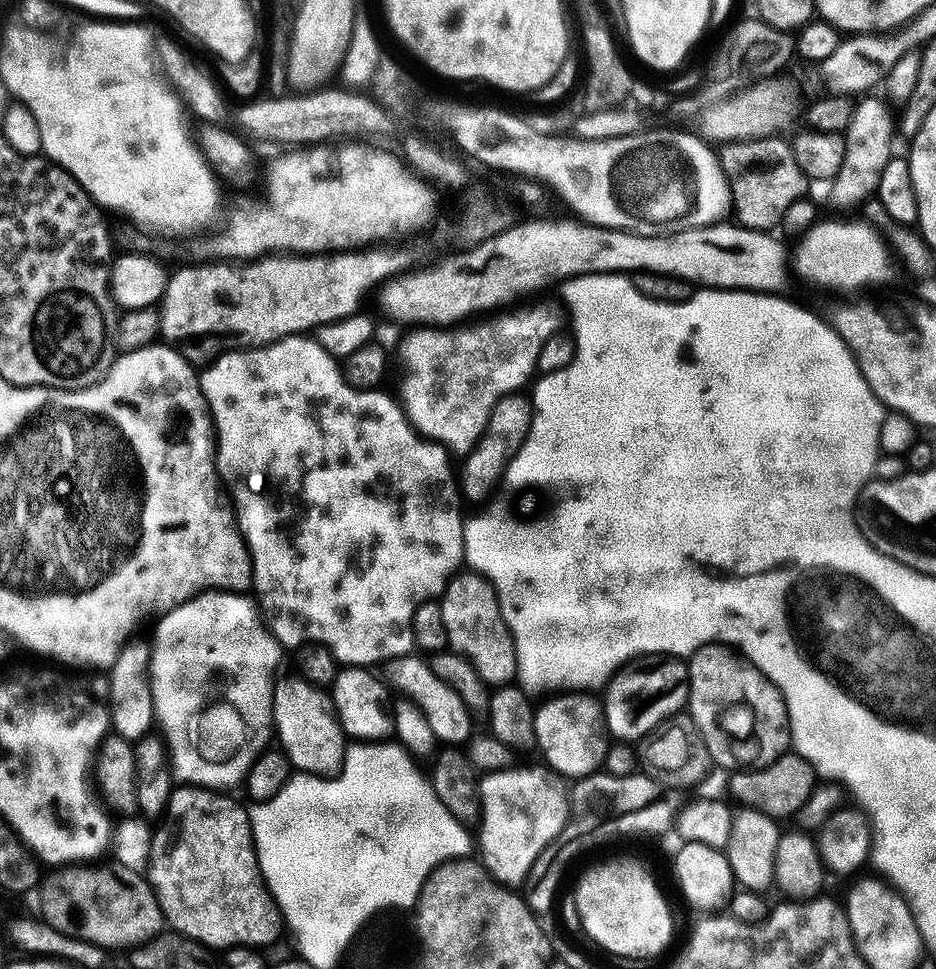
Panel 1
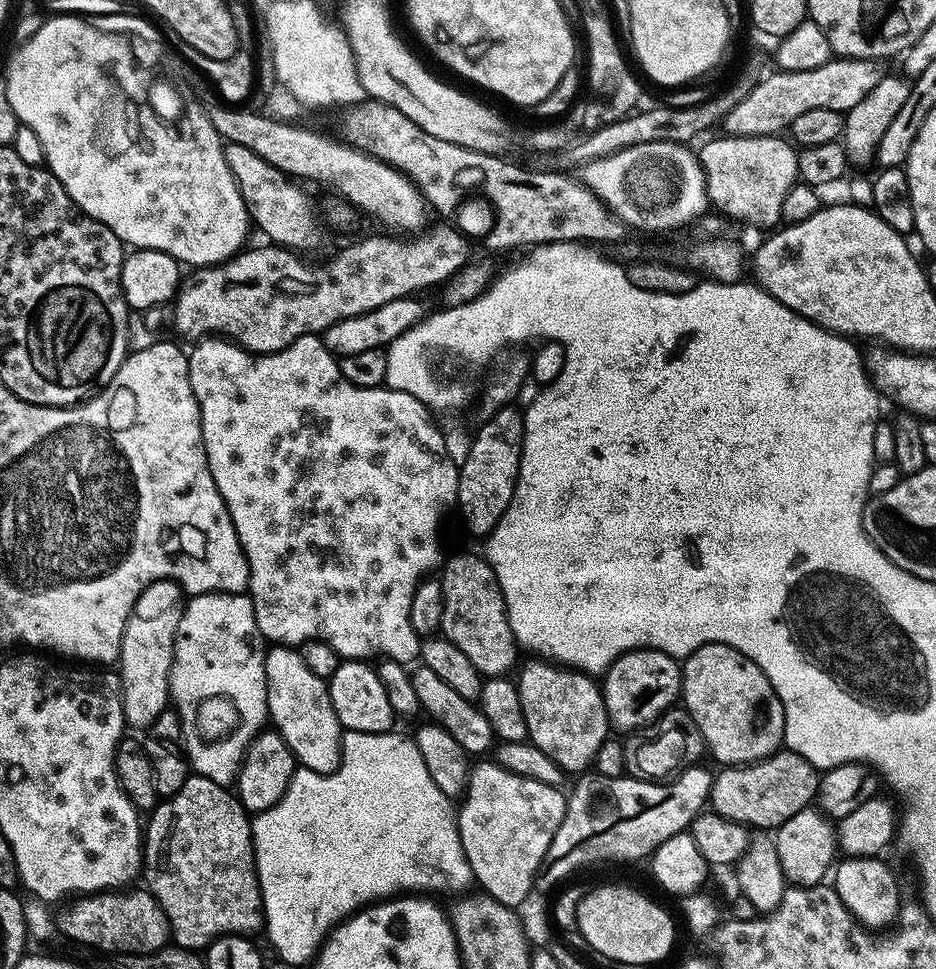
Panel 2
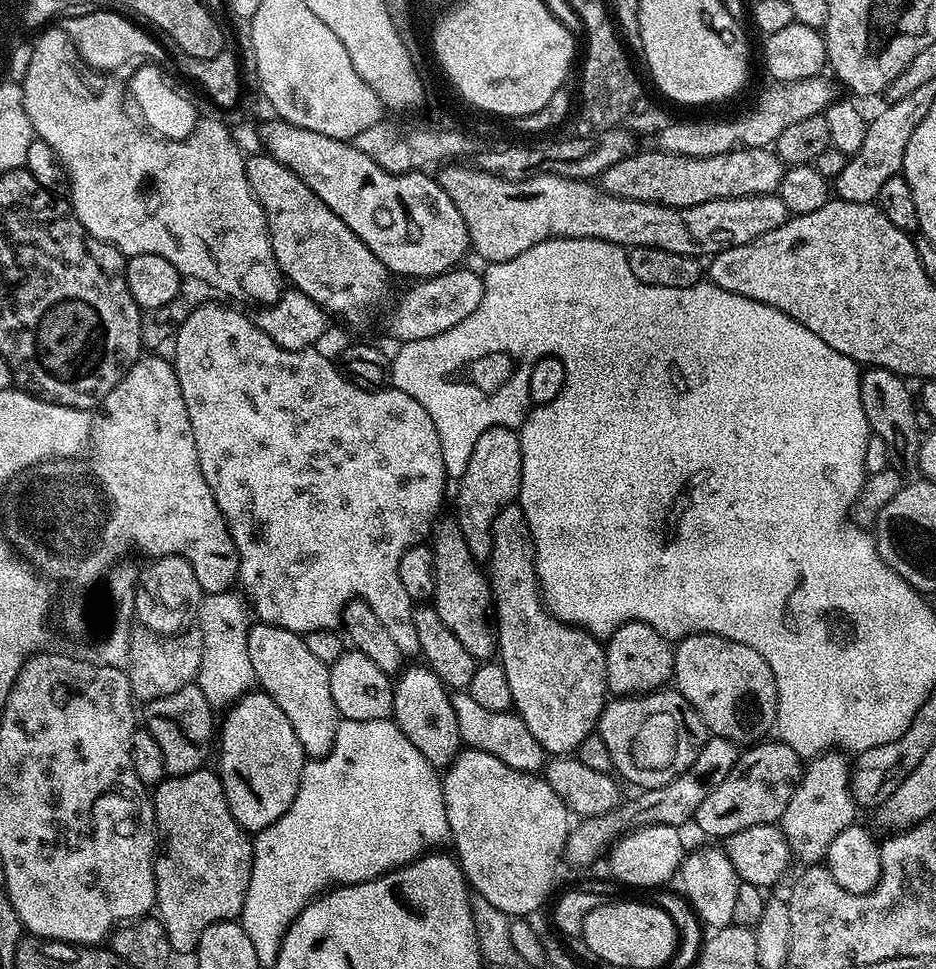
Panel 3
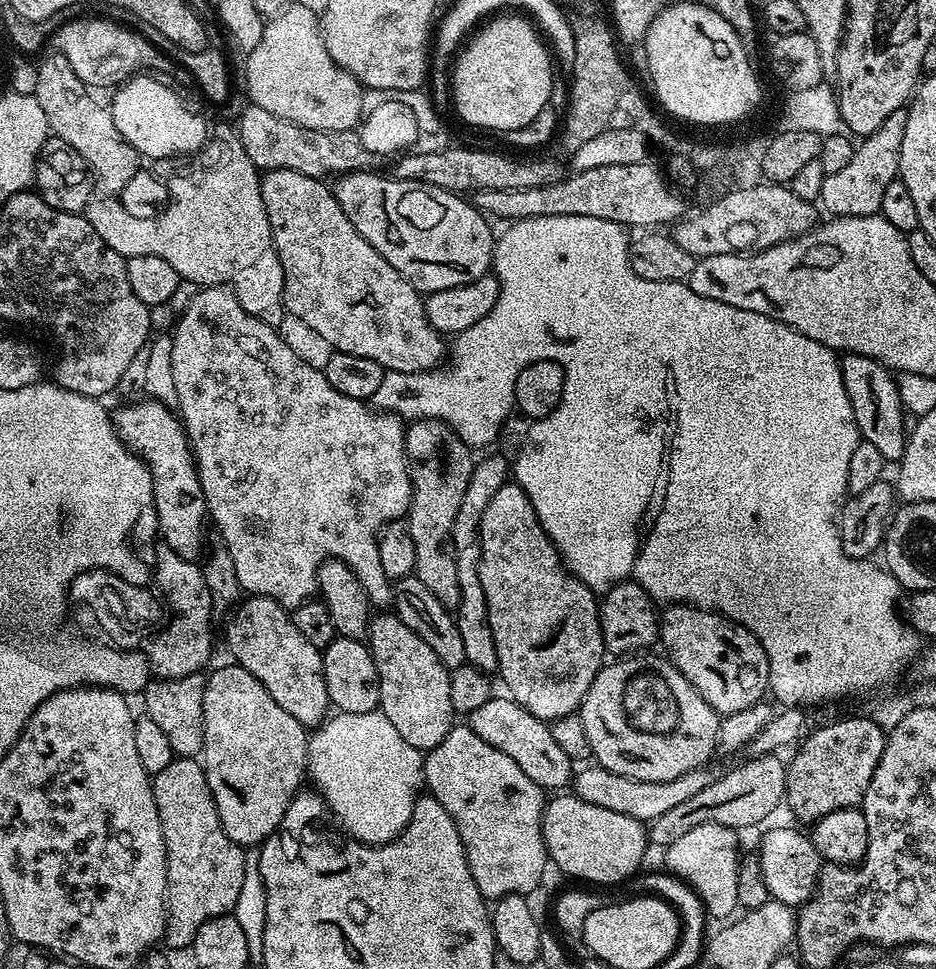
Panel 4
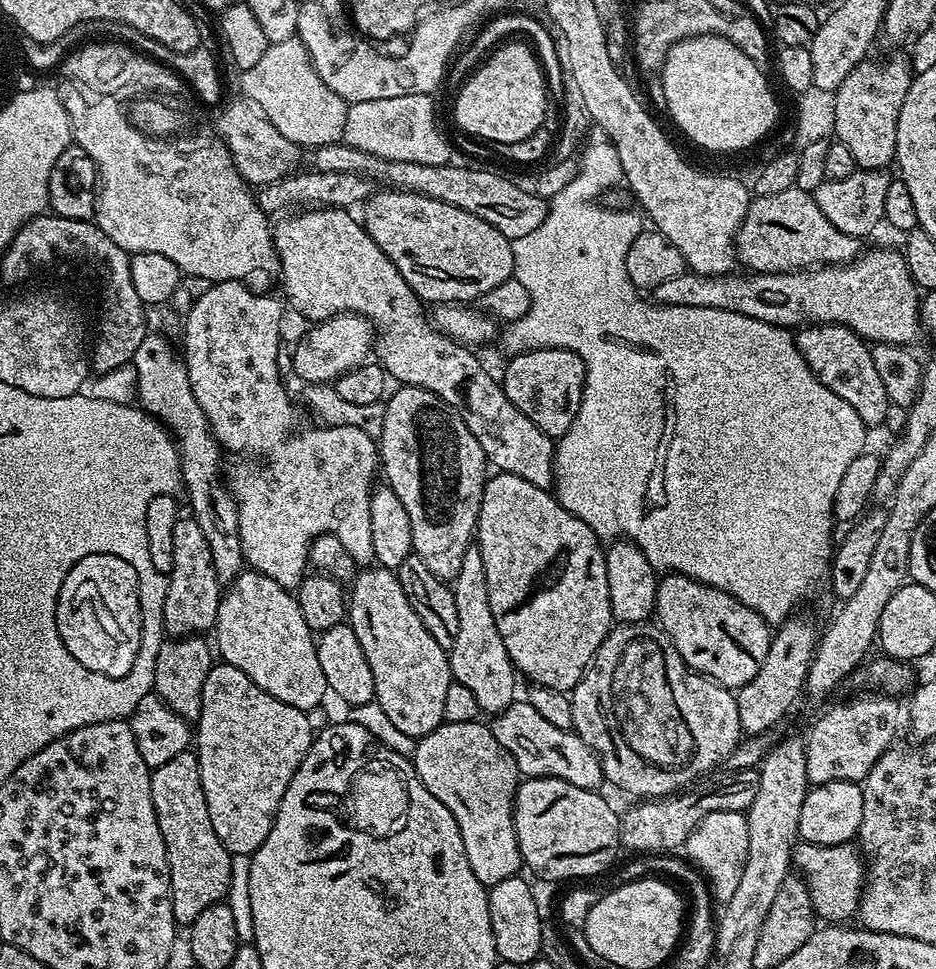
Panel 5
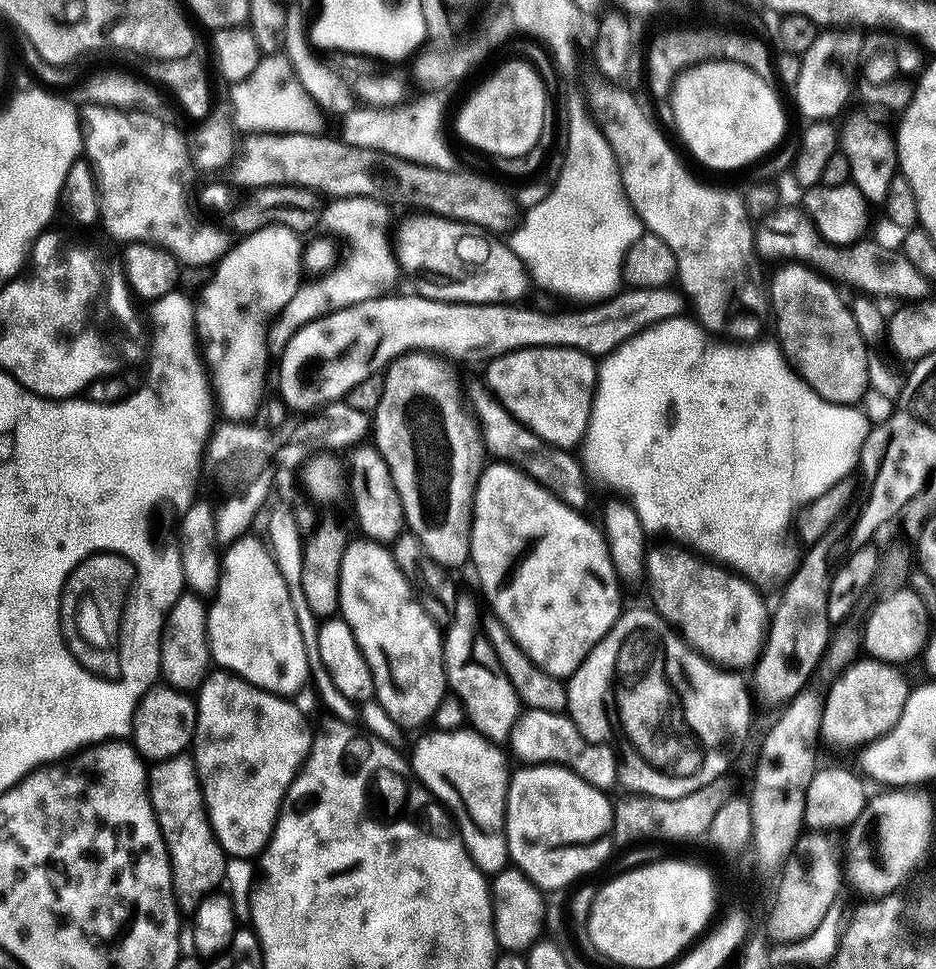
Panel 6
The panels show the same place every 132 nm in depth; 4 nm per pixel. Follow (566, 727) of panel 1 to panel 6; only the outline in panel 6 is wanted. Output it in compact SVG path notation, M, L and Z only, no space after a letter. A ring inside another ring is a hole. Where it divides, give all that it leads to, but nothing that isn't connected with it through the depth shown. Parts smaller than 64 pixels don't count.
M507 462L485 463L484 471L480 473L478 478L478 486L474 494L474 506L472 507L471 567L476 567L480 588L484 591L489 606L492 607L489 608L491 615L500 619L502 626L506 626L506 630L510 630L510 638L514 638L514 642L518 642L518 646L522 646L522 650L526 650L528 657L538 666L542 666L542 670L546 670L546 674L554 674L561 678L572 676L574 670L578 670L578 666L582 666L586 654L590 654L590 650L594 650L596 643L612 629L622 611L622 605L620 605L622 581L614 570L614 562L610 558L608 543L604 540L603 531L597 525L595 528L584 515L583 511L566 506L566 502L562 502L553 492L546 490L537 480L526 475L521 468L514 464Z

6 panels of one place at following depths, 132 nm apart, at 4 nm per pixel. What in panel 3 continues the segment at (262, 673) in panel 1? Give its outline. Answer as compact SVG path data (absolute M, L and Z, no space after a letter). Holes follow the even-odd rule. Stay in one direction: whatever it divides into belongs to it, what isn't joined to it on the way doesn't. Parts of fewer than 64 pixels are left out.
M239 591L210 592L203 597L198 615L198 630L202 634L202 666L196 671L195 683L200 685L202 694L206 694L213 709L227 709L240 696L253 691L256 675L254 666L250 666L249 627L250 605Z

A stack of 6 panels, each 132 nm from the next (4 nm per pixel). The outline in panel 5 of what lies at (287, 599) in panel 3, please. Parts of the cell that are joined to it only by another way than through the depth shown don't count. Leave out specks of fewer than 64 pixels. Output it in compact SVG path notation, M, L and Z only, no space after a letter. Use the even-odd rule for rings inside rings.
M222 280L213 283L212 288L206 290L206 294L202 294L202 298L198 298L198 302L194 302L192 309L183 317L184 348L182 344L182 355L190 378L190 390L194 390L194 398L198 398L198 406L202 406L202 414L206 414L214 438L227 455L229 452L230 455L236 456L236 461L232 464L232 472L230 468L230 487L232 497L236 499L238 506L238 534L242 542L244 563L251 571L266 574L266 578L274 578L274 582L278 582L278 586L295 590L300 587L300 583L304 581L305 575L309 571L308 551L310 546L322 534L334 534L339 538L342 546L346 546L346 550L350 550L357 565L368 566L373 563L372 543L368 529L368 502L370 489L373 487L372 479L375 478L376 472L378 476L380 454L374 437L354 426L315 426L316 428L304 428L301 432L296 432L296 408L292 405L292 400L288 397L283 382L280 381L280 346L282 347L280 325L286 319L285 305L279 295L277 295L278 297L272 295L253 292L247 285L236 280Z

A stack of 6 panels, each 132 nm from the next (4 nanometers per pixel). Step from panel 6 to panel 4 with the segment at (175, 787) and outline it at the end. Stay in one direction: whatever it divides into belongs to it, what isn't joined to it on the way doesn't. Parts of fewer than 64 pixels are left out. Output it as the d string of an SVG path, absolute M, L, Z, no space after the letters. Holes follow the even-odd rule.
M173 758L166 770L151 777L151 782L168 863L163 943L169 944L169 949L187 949L202 922L235 913L242 878L246 878L246 852L241 845L226 838L199 759Z

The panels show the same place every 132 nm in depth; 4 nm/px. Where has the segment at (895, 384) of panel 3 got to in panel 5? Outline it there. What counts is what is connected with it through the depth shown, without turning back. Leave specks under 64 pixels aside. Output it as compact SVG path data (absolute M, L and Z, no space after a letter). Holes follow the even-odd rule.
M809 324L801 327L795 338L802 358L806 358L822 386L834 390L834 394L851 406L869 429L885 423L886 410L890 406L886 389L882 387L880 375L874 367L871 347L860 335L841 324Z

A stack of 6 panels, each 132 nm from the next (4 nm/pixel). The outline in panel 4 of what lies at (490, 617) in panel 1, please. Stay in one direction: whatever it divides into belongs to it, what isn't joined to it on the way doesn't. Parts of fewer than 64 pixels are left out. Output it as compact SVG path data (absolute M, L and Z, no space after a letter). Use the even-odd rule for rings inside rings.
M413 420L407 425L406 435L408 470L412 473L412 505L408 507L406 523L410 538L414 538L414 574L444 608L454 610L460 601L460 591L452 531L454 518L458 518L458 506L462 506L466 486L470 486L474 452L460 441L455 427L444 420Z

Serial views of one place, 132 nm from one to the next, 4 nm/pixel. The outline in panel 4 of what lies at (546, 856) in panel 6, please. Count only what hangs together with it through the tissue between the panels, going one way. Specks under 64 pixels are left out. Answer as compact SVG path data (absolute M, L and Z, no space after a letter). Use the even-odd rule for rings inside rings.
M575 794L553 796L556 797L545 803L542 818L544 845L553 865L557 864L568 876L589 880L592 886L627 881L641 871L644 851L650 848L648 833L641 821L582 802Z

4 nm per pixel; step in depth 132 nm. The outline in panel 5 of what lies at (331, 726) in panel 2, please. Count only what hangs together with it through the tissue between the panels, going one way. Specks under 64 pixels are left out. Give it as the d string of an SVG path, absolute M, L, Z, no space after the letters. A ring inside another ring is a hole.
M245 570L236 577L233 584L227 585L220 598L214 635L214 648L219 659L230 666L238 666L246 678L262 686L262 690L278 698L278 702L286 702L286 706L311 713L312 708L318 707L324 696L329 695L326 674L322 674L322 665L318 662L314 634L306 626L306 618L302 618L302 610L295 595L289 589L278 586L274 578L266 578L266 574L261 572Z

